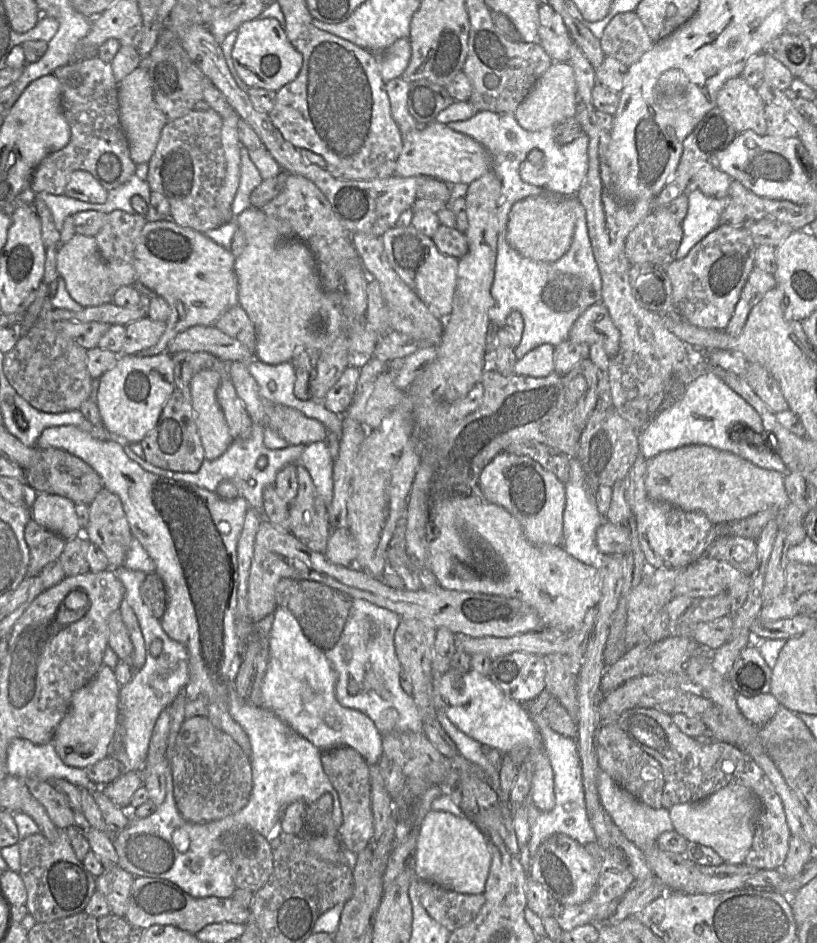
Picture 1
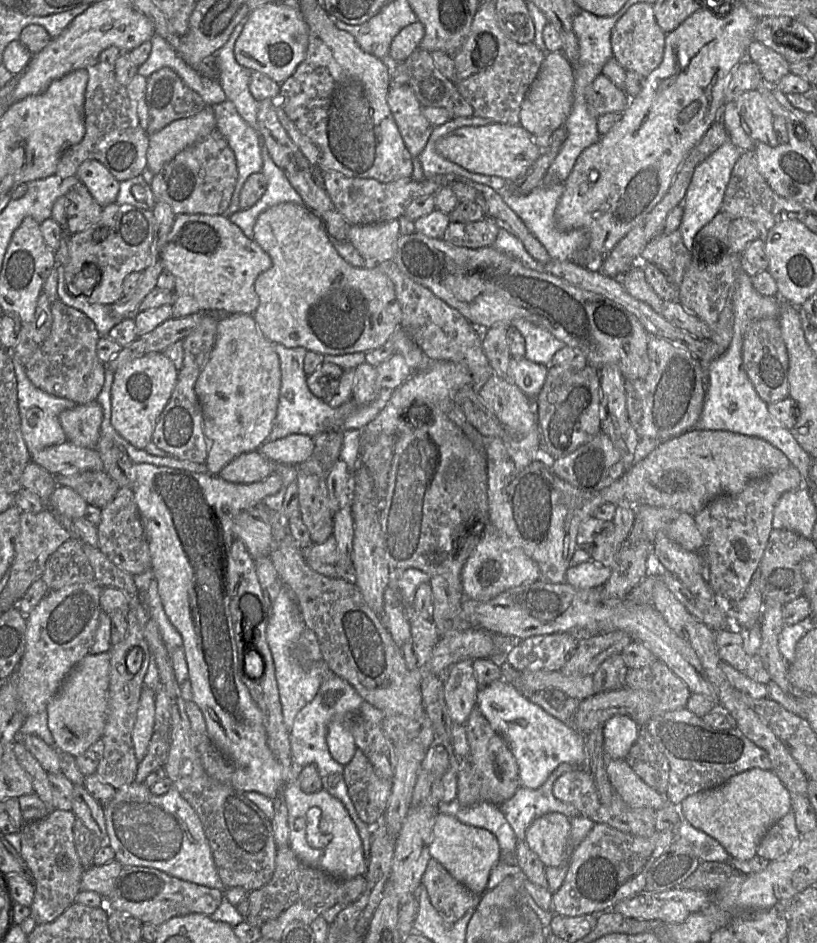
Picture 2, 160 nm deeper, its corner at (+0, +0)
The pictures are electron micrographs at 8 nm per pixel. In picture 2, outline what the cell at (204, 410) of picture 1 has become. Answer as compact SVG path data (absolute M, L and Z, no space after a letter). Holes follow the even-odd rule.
M250 314L219 320L214 347L196 383L207 442L208 473L217 475L237 456L259 451L267 441L277 413L281 368L275 344L260 332Z

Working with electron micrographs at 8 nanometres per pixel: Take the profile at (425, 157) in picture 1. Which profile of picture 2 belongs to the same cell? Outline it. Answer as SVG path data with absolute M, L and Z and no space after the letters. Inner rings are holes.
M493 122L485 126L458 128L439 139L436 150L445 159L470 172L500 177L517 185L542 153L532 137L520 124Z

